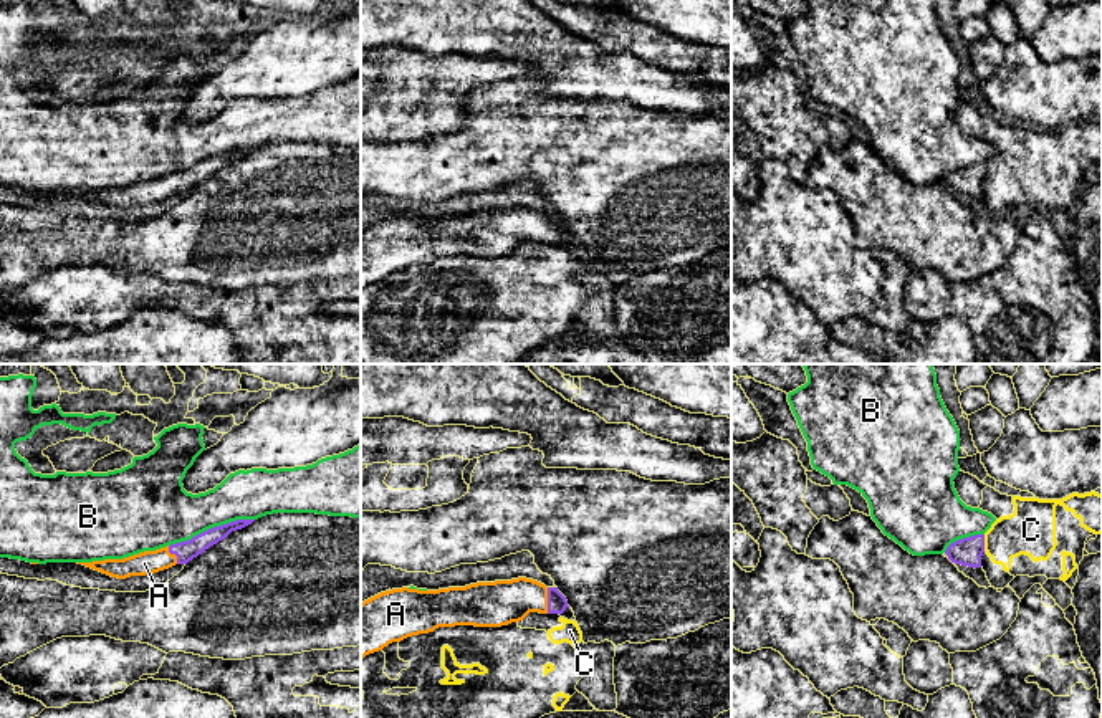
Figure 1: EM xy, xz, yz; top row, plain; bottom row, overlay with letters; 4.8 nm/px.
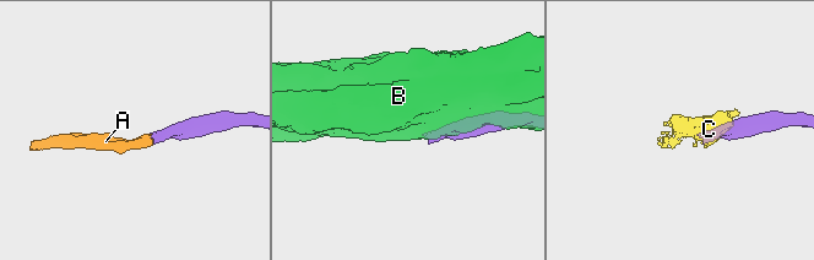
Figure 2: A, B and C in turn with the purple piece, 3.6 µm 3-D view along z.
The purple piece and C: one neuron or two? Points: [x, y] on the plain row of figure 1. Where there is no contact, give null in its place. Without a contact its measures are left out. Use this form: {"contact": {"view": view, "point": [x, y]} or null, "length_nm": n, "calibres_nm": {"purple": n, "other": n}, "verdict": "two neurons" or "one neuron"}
{"contact": {"view": "yz", "point": [983, 172]}, "length_nm": 80, "calibres_nm": {"purple": 140, "other": 240}, "verdict": "two neurons"}

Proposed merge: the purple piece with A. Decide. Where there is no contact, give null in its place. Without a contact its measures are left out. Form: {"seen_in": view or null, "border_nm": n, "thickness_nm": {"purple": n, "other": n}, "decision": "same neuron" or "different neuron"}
{"seen_in": "xz", "border_nm": 130, "thickness_nm": {"purple": 100, "other": 220}, "decision": "same neuron"}

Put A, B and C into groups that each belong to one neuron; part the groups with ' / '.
A / B / C

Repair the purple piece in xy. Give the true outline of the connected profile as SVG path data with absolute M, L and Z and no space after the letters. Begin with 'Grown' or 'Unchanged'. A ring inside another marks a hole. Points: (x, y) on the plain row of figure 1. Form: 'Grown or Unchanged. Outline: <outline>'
Grown. Outline: M237 149L222 156L210 157L189 170L175 172L156 180L144 180L124 189L104 189L78 194L117 208L154 203L175 194L187 194L210 175L225 169L232 160L242 159L253 151L255 149Z

